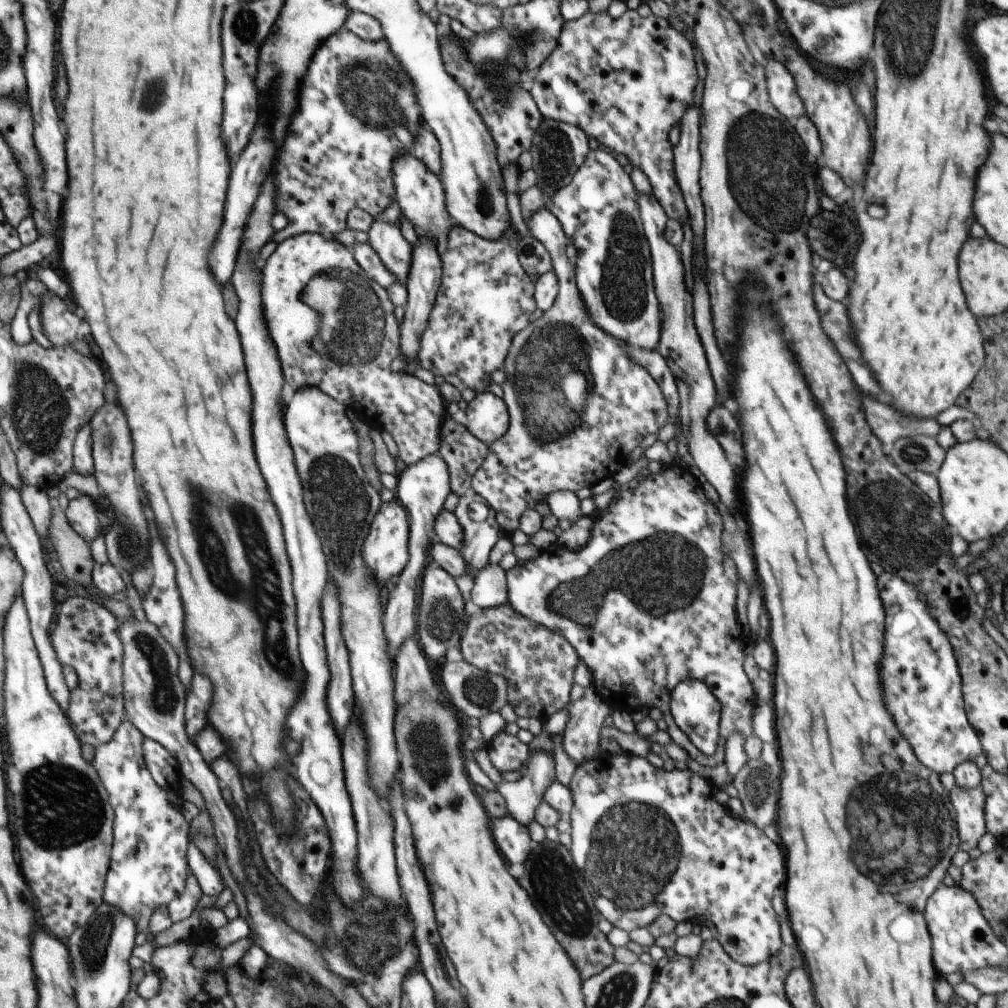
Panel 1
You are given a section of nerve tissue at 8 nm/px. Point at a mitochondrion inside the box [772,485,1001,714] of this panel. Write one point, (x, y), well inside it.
(965, 617)

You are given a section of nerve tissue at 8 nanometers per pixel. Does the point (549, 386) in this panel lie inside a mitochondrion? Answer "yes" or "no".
yes

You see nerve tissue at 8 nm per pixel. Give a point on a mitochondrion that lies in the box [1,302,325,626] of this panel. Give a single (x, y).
(38, 409)

